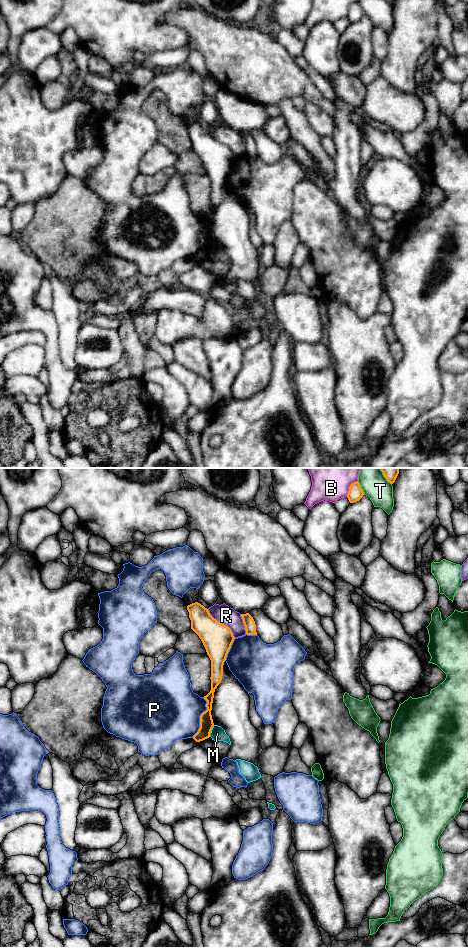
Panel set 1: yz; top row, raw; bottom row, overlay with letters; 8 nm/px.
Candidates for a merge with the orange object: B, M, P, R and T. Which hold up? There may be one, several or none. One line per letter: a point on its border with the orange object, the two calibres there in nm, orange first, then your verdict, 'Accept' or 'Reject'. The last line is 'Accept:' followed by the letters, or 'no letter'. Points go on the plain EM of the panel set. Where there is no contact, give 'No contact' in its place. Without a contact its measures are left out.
B: Touches orange at yz (349, 7). Thickness 120 nm (orange) against 180 nm. Reject
M: Touches orange at yz (210, 251). Thickness 110 nm (orange) against 110 nm. Reject
P: Touches orange at yz (200, 237). Thickness 110 nm (orange) against 480 nm. Reject
R: Touches orange at yz (221, 143). Thickness 260 nm (orange) against 150 nm. Reject
T: Touches orange at yz (361, 8). Thickness 120 nm (orange) against 200 nm. Reject
Accept: no letter

